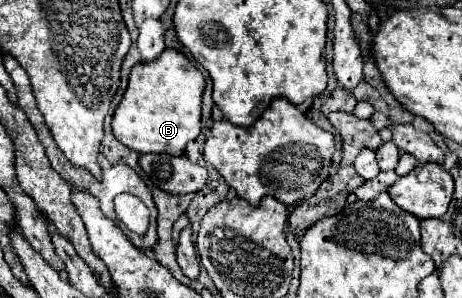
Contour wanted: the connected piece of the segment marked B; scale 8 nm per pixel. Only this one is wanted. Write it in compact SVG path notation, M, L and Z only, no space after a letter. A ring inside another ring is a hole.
M165 49L157 59L131 69L127 91L113 115L113 135L137 153L181 155L185 145L201 131L201 95L205 79L199 69L177 49Z

